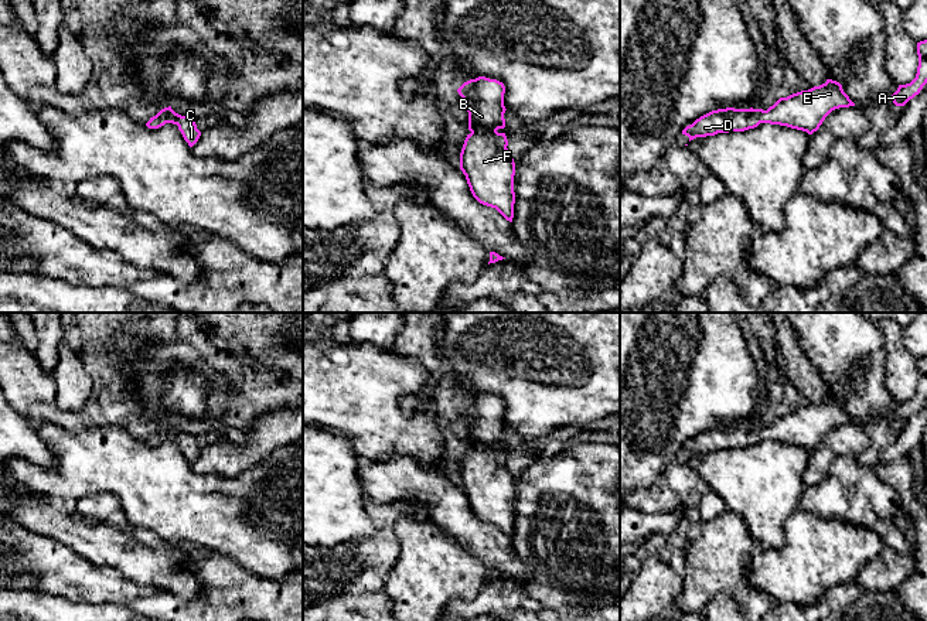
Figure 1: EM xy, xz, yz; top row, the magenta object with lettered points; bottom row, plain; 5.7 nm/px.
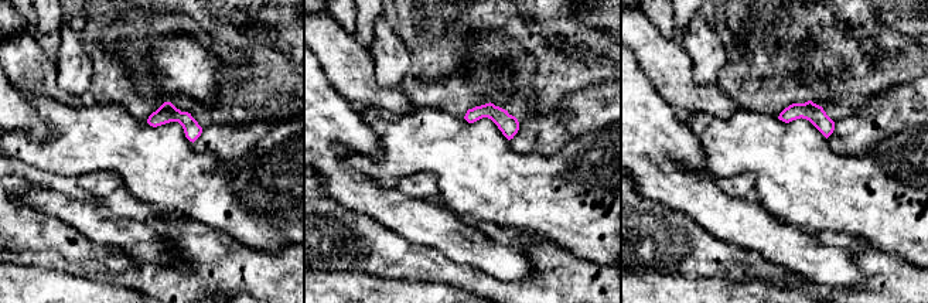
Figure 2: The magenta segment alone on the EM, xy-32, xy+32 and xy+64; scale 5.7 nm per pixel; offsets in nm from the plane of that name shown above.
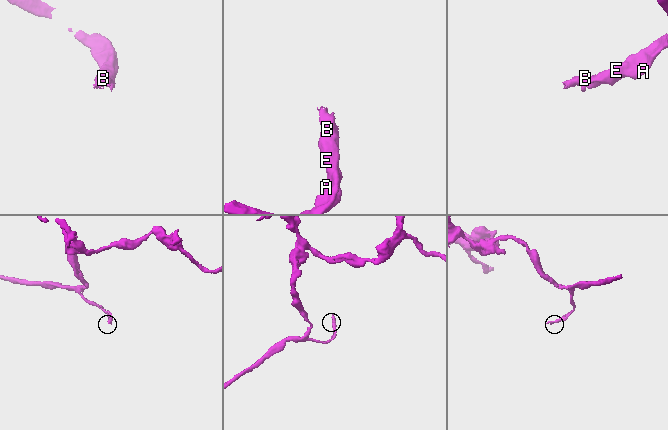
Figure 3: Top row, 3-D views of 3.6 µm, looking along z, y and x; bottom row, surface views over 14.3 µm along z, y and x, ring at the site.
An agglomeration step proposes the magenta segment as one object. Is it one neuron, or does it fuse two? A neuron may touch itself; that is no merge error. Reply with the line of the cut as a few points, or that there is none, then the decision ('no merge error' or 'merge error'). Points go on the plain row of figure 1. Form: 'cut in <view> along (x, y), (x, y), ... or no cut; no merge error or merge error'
no cut; no merge error

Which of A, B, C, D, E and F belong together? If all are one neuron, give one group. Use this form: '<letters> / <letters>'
A B C D E F

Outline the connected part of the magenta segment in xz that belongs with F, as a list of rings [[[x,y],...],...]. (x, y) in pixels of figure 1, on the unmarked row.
[[[478,393],[464,399],[457,409],[467,423],[471,448],[460,470],[460,487],[473,513],[512,539],[515,480],[505,450],[497,448],[505,444],[505,403],[497,396]]]

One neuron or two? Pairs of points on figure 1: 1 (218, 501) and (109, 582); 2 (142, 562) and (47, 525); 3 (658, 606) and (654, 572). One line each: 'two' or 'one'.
1: two
2: one
3: one

